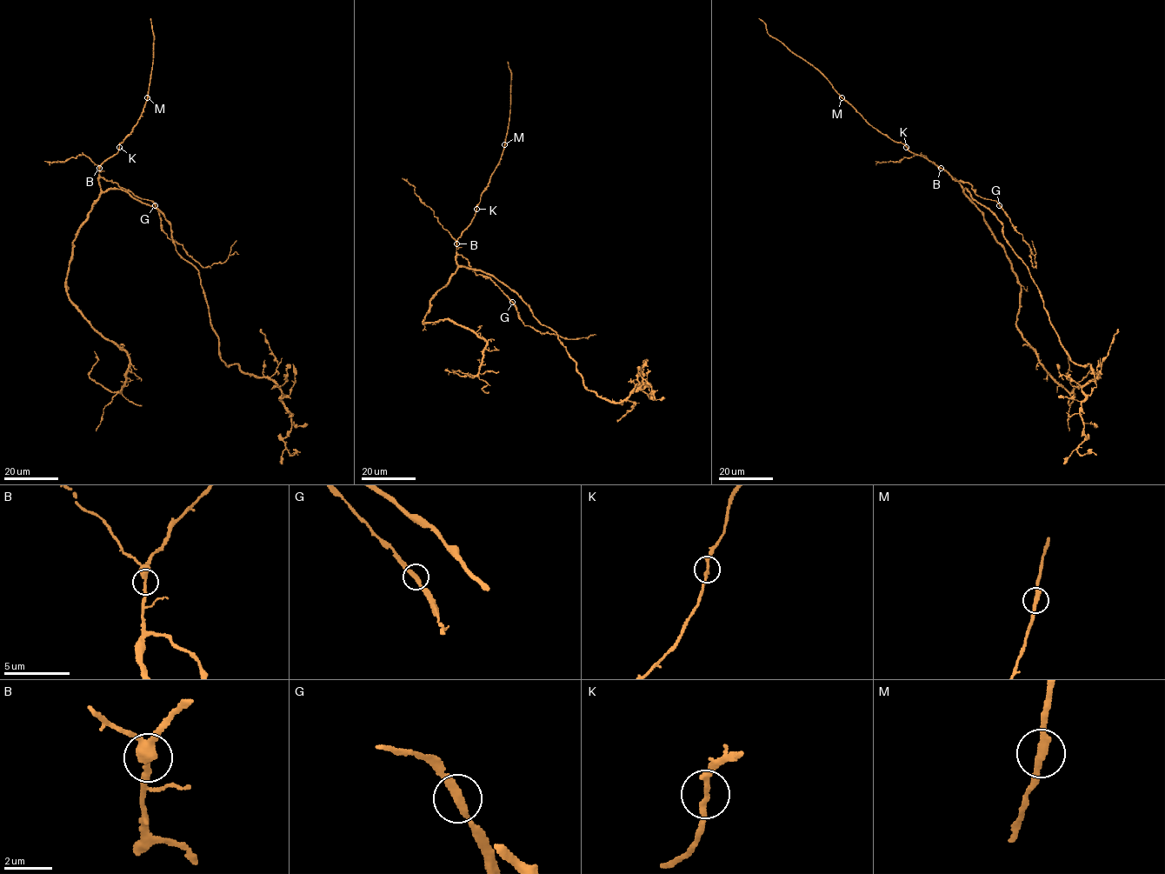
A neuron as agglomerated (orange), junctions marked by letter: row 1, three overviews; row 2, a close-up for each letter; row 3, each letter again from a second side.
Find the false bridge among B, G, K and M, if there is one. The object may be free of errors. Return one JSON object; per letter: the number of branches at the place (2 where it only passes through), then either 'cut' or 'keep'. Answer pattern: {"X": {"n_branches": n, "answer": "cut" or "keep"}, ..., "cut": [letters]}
{"B": {"n_branches": 2, "answer": "keep"}, "G": {"n_branches": 2, "answer": "keep"}, "K": {"n_branches": 2, "answer": "keep"}, "M": {"n_branches": 2, "answer": "keep"}, "cut": []}

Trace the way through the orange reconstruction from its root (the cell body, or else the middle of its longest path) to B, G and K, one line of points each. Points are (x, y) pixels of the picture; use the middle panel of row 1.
B: (504, 284), (481, 270), (458, 265), (457, 243)
G: (504, 284), (481, 270), (458, 265), (456, 256), (464, 257), (475, 275), (487, 276), (512, 303)
K: (504, 284), (494, 276), (457, 263), (456, 240), (471, 222), (476, 209)

